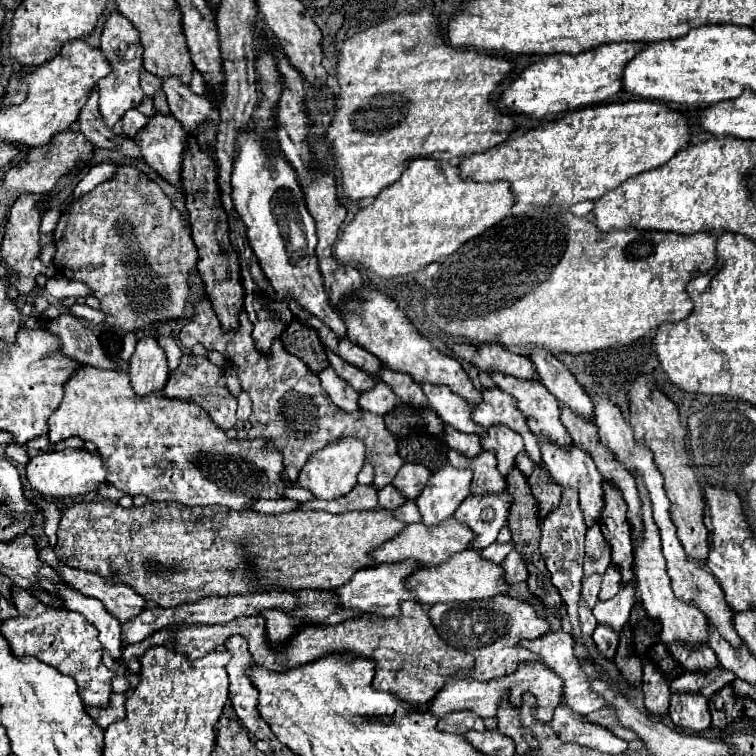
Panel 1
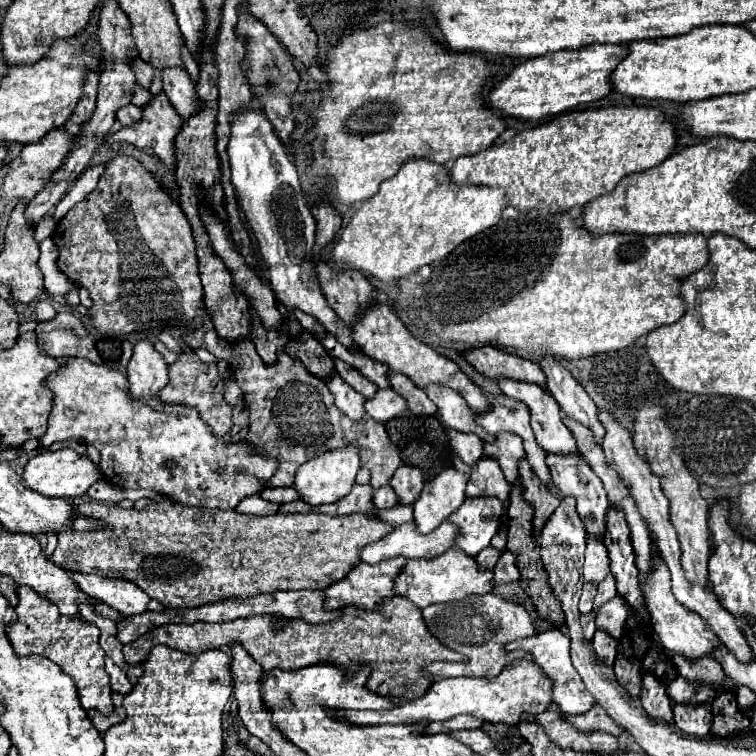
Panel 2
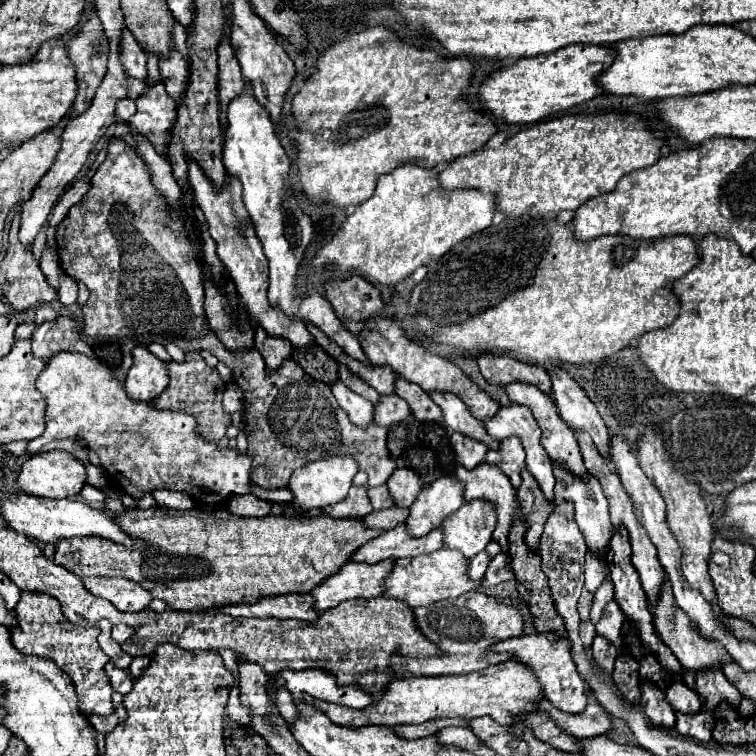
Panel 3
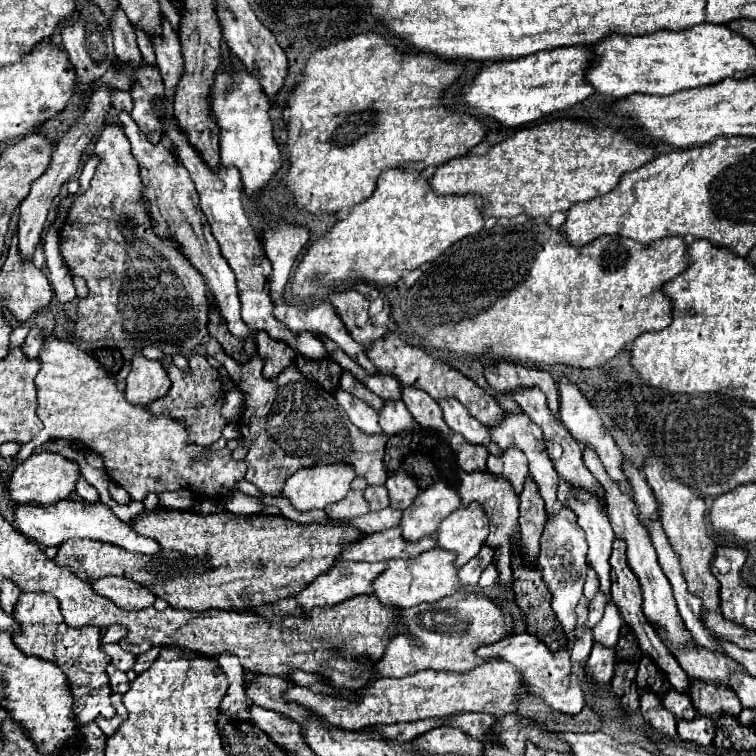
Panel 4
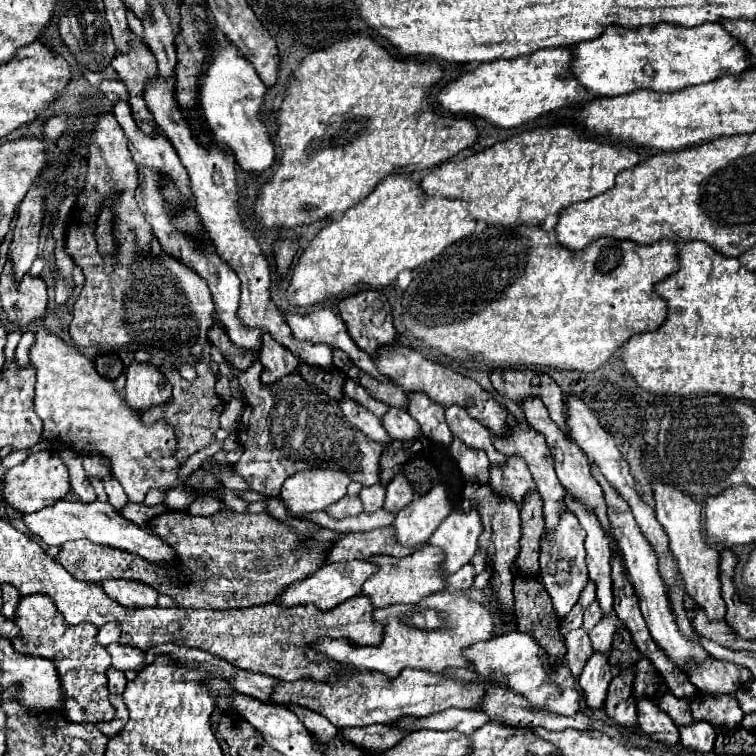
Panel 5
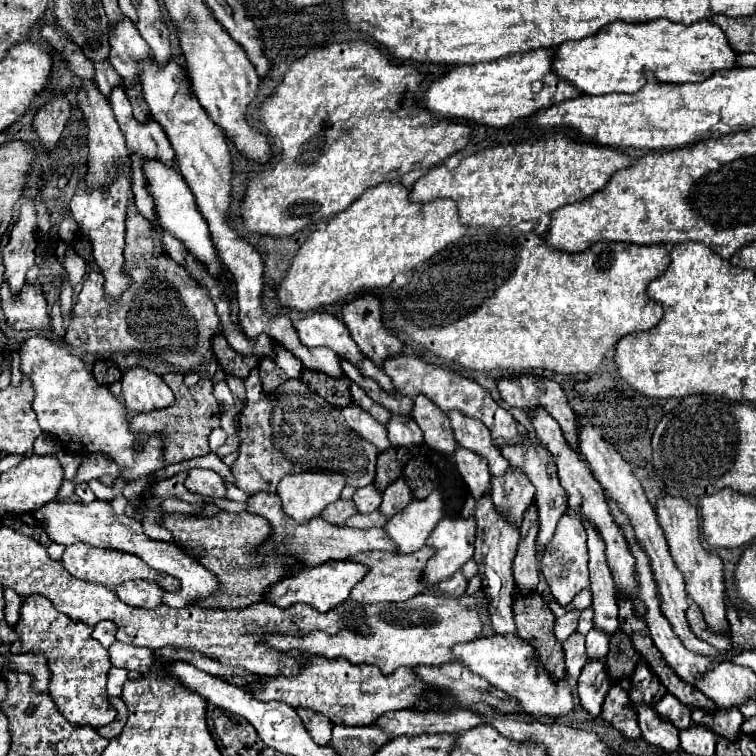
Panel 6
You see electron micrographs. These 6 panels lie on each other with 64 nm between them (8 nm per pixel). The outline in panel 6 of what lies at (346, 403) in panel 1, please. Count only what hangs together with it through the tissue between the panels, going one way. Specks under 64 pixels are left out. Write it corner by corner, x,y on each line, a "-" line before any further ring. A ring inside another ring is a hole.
350,404
346,408
342,408
342,414
348,422
348,426
352,430
356,430
360,436
364,436
368,442
372,442
374,446
378,446
378,450
386,450
390,448
390,442
388,442
388,432
386,432
386,426
382,426
374,416
370,416
366,410
362,410
360,406
356,404

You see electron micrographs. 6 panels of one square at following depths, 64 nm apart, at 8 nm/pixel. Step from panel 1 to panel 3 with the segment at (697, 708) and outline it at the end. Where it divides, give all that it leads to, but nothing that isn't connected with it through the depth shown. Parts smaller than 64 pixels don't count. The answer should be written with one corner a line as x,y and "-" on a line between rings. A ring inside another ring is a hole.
700,710
696,714
684,714
676,712
676,732
688,738
694,738
698,742
708,742
712,738
712,728
714,728
714,718
712,712

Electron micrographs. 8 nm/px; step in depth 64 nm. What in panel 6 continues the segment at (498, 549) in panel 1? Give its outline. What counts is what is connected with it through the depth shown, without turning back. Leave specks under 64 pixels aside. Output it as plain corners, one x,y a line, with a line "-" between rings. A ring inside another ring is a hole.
456,572
454,576
442,580
438,584
438,592
442,594
452,594
452,596
462,596
468,588
468,580
462,576
462,572

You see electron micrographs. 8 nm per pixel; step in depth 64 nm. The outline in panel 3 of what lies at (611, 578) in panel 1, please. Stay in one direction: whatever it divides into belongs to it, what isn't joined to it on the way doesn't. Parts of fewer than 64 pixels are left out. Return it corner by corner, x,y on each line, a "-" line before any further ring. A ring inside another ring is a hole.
606,578
600,588
596,590
594,594
594,602
592,602
592,610
590,610
590,620
592,622
598,622
600,620
600,614
604,610
604,606
614,598
614,584
610,578

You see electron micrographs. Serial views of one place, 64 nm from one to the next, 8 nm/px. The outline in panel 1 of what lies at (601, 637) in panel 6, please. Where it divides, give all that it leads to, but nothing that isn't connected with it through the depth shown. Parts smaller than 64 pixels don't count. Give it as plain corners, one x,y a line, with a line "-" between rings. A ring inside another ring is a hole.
632,578
614,598
598,600
592,612
598,622
604,622
618,632
626,624
634,602
636,602
636,580

